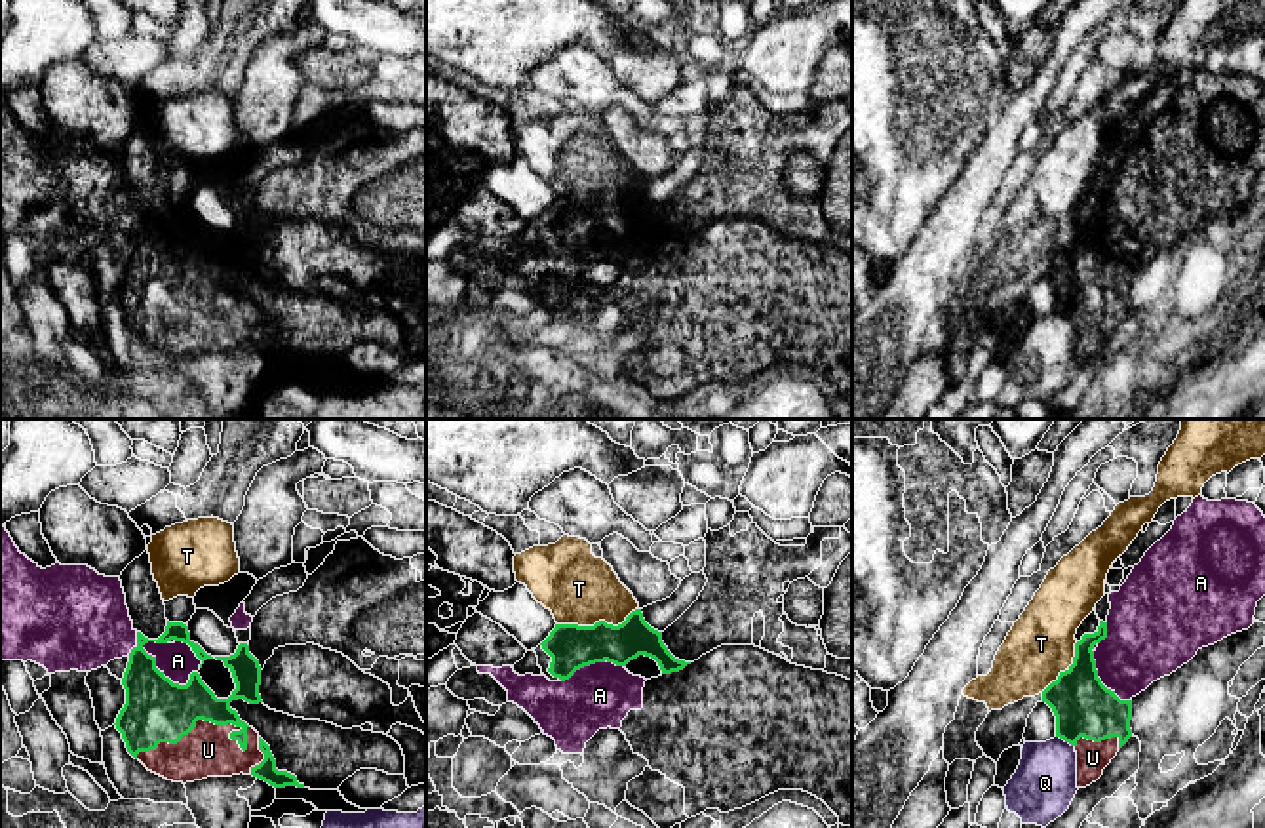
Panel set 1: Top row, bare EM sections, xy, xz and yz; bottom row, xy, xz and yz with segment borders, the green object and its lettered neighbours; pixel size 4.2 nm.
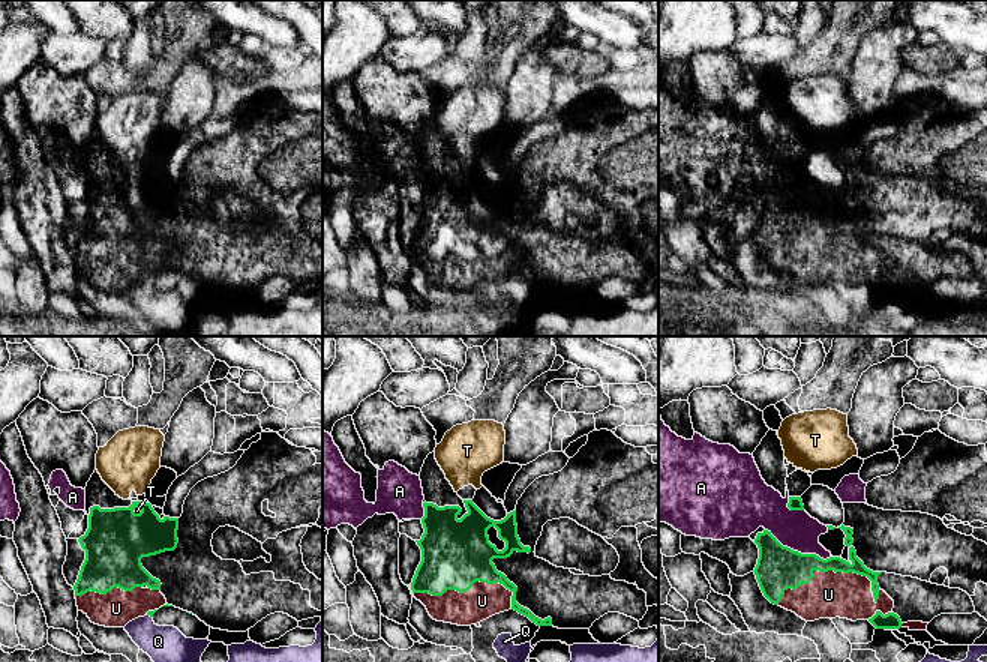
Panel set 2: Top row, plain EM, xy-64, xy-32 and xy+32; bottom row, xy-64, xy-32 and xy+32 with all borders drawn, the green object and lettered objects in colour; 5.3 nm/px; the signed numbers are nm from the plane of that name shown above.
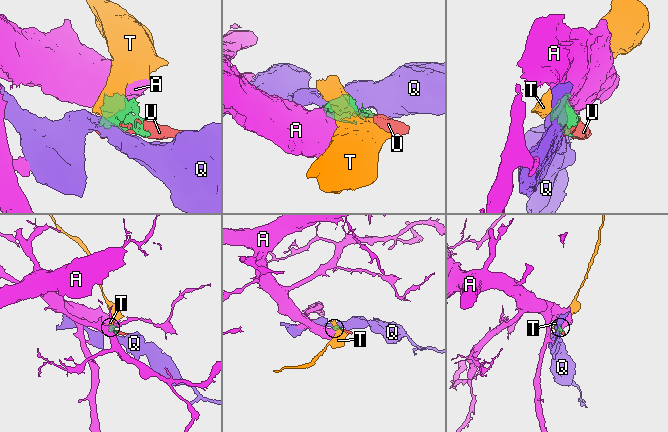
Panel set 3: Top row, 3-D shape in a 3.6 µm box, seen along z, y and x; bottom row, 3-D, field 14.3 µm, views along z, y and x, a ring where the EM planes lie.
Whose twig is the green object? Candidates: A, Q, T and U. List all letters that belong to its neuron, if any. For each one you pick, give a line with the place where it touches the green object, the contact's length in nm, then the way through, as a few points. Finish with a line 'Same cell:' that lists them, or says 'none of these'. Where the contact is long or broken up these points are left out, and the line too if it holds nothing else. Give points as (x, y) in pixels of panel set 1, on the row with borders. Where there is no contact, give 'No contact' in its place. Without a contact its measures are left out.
U: Touches green at xy (208, 720). Shared border 500 nm
Same cell: U

